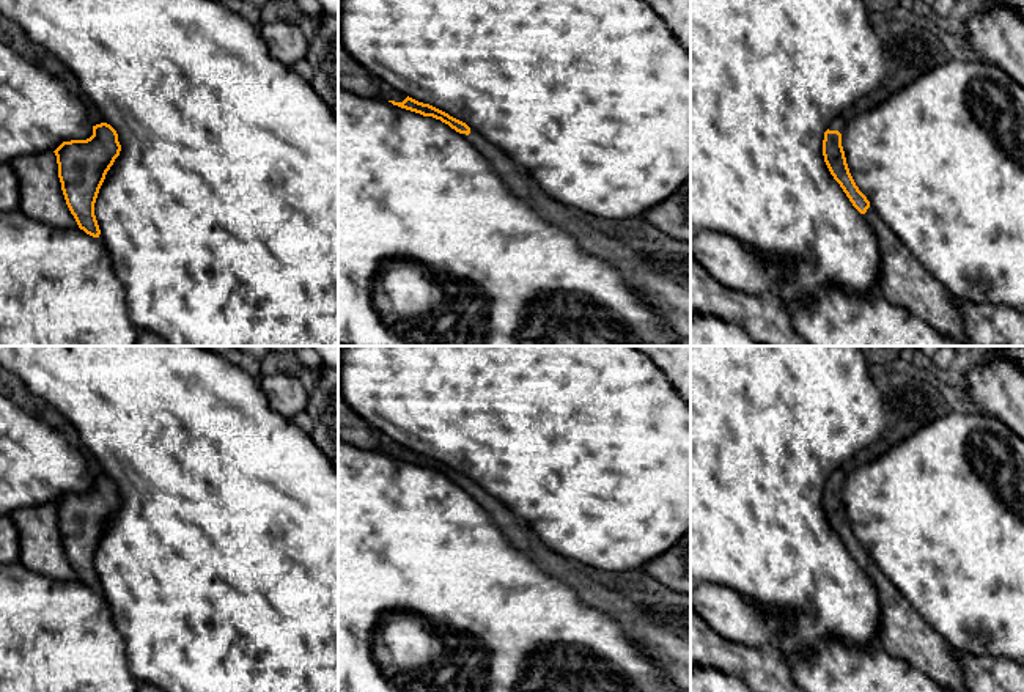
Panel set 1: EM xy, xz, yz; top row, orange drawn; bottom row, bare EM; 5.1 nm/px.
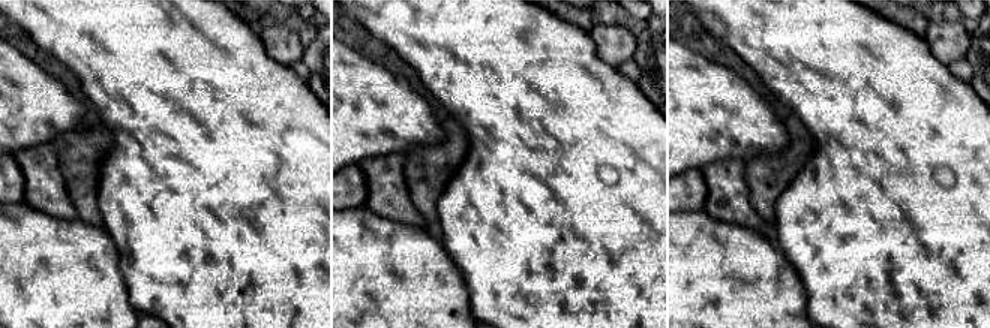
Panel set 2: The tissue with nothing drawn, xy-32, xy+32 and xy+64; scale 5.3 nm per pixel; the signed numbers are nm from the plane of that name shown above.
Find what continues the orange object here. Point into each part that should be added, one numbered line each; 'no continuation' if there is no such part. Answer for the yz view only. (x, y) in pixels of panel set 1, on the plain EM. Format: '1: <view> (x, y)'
1: yz (839, 475)

